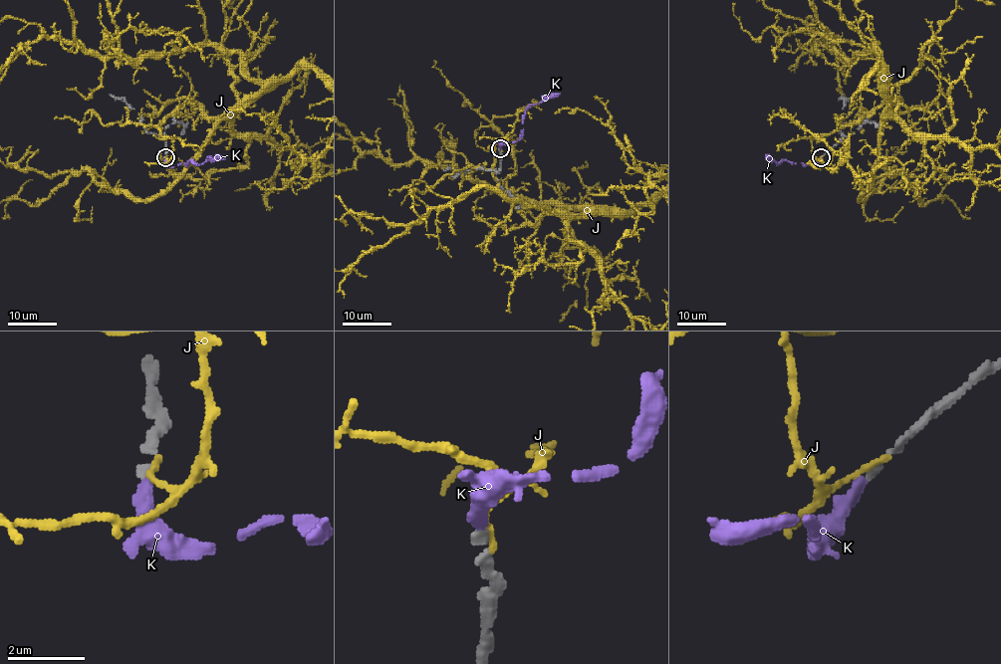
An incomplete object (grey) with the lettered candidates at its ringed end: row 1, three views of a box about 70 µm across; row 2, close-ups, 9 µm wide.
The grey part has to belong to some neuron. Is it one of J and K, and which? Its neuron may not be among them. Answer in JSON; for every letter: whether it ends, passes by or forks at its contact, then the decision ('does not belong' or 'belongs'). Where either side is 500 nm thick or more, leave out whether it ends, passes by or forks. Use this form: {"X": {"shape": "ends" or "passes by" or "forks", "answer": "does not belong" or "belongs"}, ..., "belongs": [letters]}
{"J": {"shape": "ends", "answer": "does not belong"}, "K": {"shape": "ends", "answer": "belongs"}, "belongs": ["K"]}

